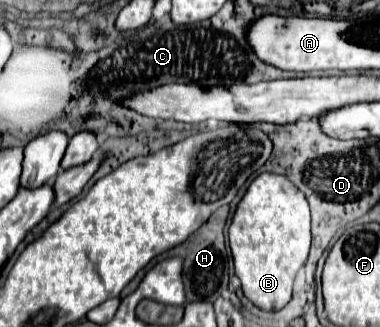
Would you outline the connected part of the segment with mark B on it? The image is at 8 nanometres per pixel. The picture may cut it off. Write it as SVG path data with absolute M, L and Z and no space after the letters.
M261 173L237 205L229 227L229 247L243 295L263 311L279 311L291 301L293 281L311 245L311 219L305 195L283 175Z

